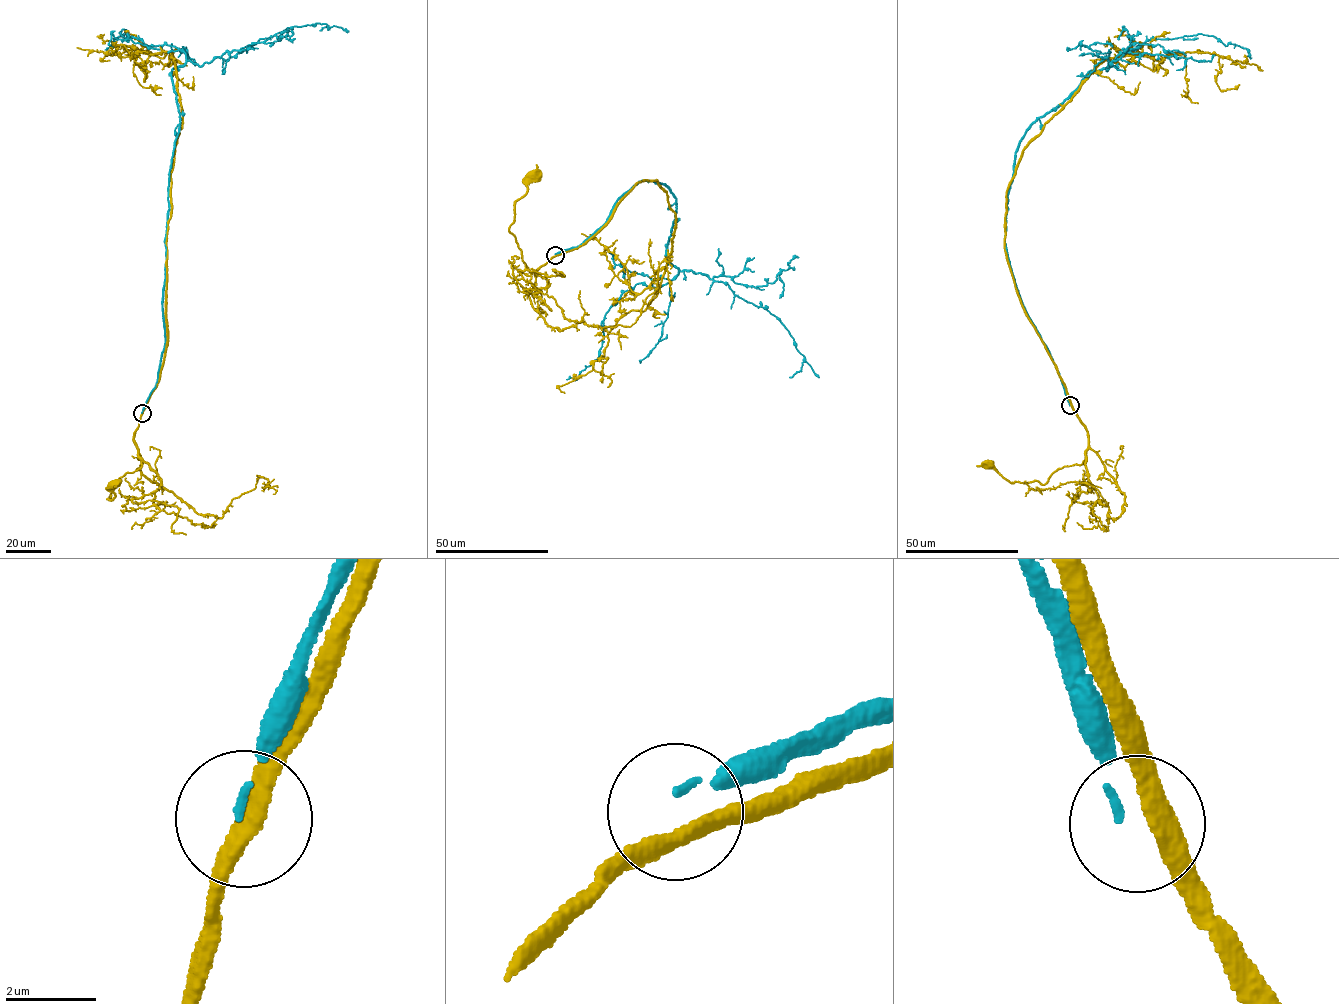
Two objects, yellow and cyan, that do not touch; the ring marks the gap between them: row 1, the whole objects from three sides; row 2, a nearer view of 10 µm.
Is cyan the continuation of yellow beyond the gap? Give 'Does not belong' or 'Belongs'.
Does not belong

